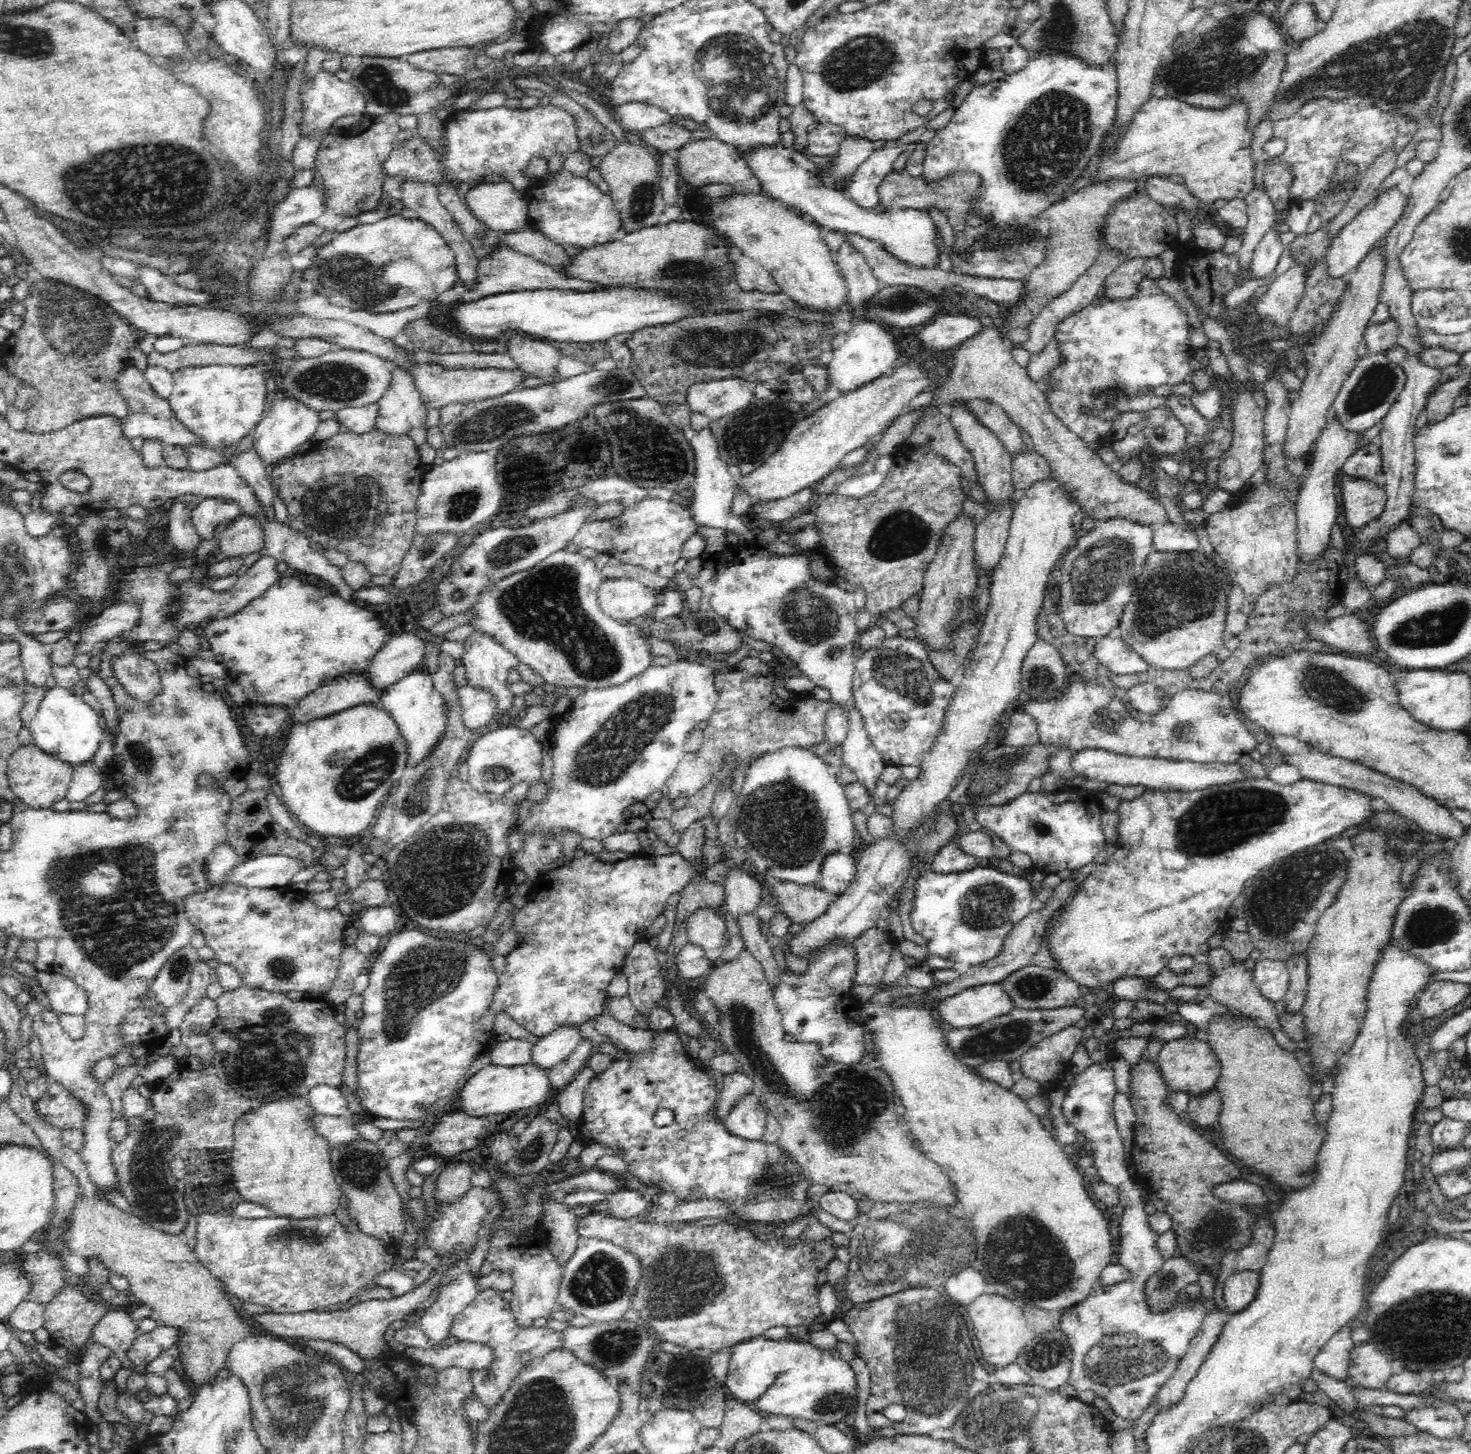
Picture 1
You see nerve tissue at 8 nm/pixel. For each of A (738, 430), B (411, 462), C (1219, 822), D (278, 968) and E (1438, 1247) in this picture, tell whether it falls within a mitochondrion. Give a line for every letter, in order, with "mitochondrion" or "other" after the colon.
A: mitochondrion
B: other
C: mitochondrion
D: mitochondrion
E: other

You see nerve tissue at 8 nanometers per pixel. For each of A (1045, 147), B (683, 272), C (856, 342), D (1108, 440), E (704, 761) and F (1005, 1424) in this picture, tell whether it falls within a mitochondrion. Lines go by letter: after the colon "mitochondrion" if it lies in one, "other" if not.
A: mitochondrion
B: mitochondrion
C: other
D: other
E: other
F: mitochondrion

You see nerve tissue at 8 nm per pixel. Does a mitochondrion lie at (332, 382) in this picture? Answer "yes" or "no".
yes

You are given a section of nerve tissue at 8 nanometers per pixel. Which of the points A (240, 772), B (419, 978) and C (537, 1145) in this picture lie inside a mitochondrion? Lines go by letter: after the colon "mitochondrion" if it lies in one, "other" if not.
A: other
B: mitochondrion
C: mitochondrion

